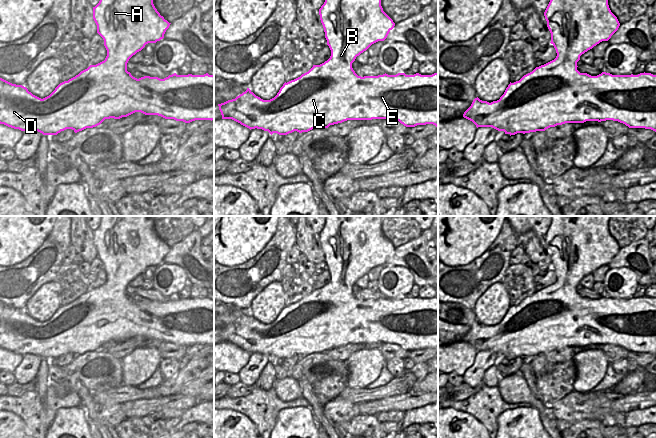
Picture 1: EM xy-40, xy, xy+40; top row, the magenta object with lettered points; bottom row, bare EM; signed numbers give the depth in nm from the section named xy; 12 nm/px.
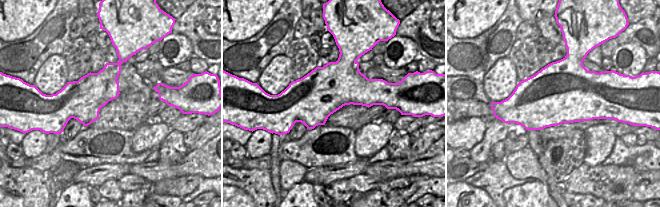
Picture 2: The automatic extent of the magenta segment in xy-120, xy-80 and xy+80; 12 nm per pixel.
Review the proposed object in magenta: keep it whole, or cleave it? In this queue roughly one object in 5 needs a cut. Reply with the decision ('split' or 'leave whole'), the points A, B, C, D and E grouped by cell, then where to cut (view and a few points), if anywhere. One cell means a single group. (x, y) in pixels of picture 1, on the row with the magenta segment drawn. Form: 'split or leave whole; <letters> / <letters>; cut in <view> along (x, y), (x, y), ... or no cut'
leave whole; A B C D E; no cut

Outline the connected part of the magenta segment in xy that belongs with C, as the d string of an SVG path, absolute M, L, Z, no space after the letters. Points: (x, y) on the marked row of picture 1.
M325 0L319 9L320 20L324 28L327 45L331 50L330 58L313 67L300 77L285 82L277 95L270 100L256 96L249 88L235 99L218 104L222 119L232 119L251 129L262 129L271 135L287 135L294 131L308 132L312 129L328 128L330 125L347 120L388 119L397 120L406 127L433 124L438 128L438 73L432 75L396 75L358 76L352 68L356 57L372 44L384 41L395 23L383 11L381 0Z

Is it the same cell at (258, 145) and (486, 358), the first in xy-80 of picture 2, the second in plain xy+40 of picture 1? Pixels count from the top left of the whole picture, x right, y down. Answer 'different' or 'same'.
same

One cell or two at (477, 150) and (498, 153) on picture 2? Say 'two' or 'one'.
two

